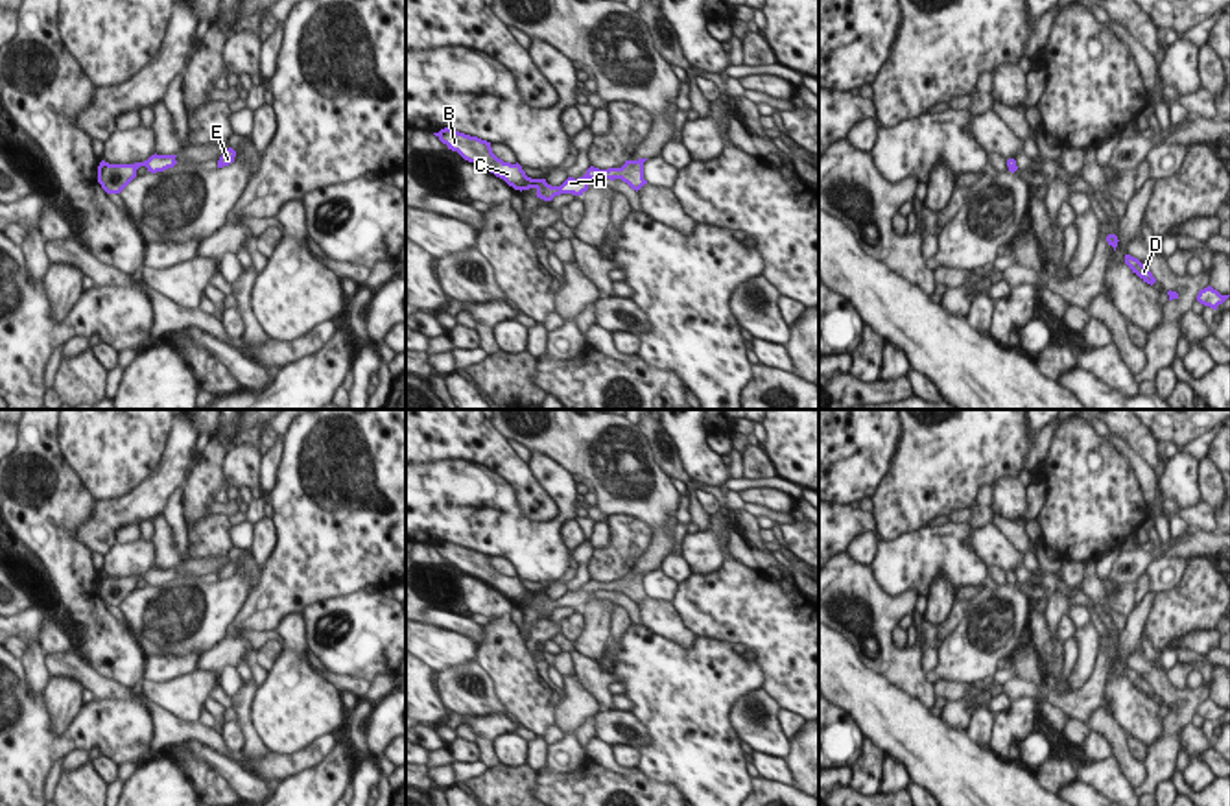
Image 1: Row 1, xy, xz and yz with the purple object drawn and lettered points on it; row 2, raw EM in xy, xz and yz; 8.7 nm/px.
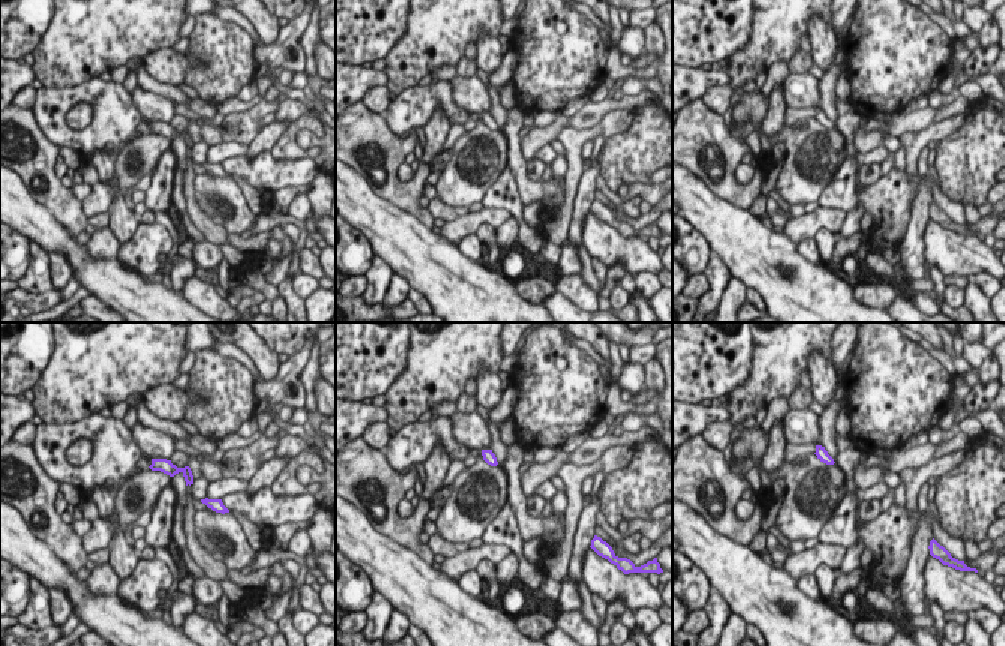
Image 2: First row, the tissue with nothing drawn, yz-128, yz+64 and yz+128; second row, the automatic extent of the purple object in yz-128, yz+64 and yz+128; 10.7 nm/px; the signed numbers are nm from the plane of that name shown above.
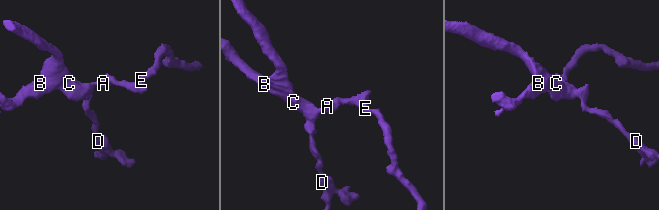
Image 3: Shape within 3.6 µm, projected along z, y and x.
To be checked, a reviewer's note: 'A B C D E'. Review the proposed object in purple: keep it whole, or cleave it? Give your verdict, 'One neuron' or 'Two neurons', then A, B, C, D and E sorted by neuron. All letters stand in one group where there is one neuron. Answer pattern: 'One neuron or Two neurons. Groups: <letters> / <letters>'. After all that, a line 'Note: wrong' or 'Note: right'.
One neuron. Groups: A B C D E
Note: right

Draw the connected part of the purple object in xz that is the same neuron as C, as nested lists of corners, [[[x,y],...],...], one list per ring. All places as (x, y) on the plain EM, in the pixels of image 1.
[[[444,540],[433,548],[443,557],[446,557],[448,563],[457,564],[468,575],[481,577],[485,583],[503,592],[514,603],[522,605],[522,603],[535,601],[537,610],[544,614],[551,614],[555,609],[561,609],[561,607],[583,609],[588,603],[588,594],[596,590],[610,592],[610,594],[621,592],[636,605],[644,598],[647,598],[647,594],[644,592],[644,575],[647,572],[625,574],[621,581],[609,581],[609,583],[599,583],[590,579],[583,590],[579,592],[568,590],[561,599],[551,599],[546,596],[546,592],[527,590],[518,575],[511,577],[498,572],[492,566],[491,555],[487,553],[454,544],[450,540]]]

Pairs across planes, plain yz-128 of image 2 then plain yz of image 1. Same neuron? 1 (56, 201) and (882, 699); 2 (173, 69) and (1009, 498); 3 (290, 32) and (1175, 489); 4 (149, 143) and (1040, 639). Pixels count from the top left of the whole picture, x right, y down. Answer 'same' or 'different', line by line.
1: different
2: same
3: same
4: different

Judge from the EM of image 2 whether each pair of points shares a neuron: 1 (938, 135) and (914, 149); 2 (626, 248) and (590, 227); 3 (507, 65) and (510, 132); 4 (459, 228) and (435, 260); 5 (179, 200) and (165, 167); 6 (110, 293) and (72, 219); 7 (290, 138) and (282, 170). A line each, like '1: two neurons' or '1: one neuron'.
1: one neuron
2: one neuron
3: two neurons
4: two neurons
5: two neurons
6: two neurons
7: two neurons

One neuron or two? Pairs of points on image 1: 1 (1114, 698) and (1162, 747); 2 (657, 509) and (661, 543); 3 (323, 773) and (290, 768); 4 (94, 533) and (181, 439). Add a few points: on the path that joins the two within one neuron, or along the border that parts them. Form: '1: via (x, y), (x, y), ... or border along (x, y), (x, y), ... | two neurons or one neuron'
1: border along (1164, 720), (1162, 731), (1146, 744) | two neurons
2: via (657, 517), (661, 535) | one neuron
3: border along (334, 742), (314, 766), (299, 770), (281, 782) | two neurons
4: via (122, 511), (137, 508), (174, 467) | one neuron

